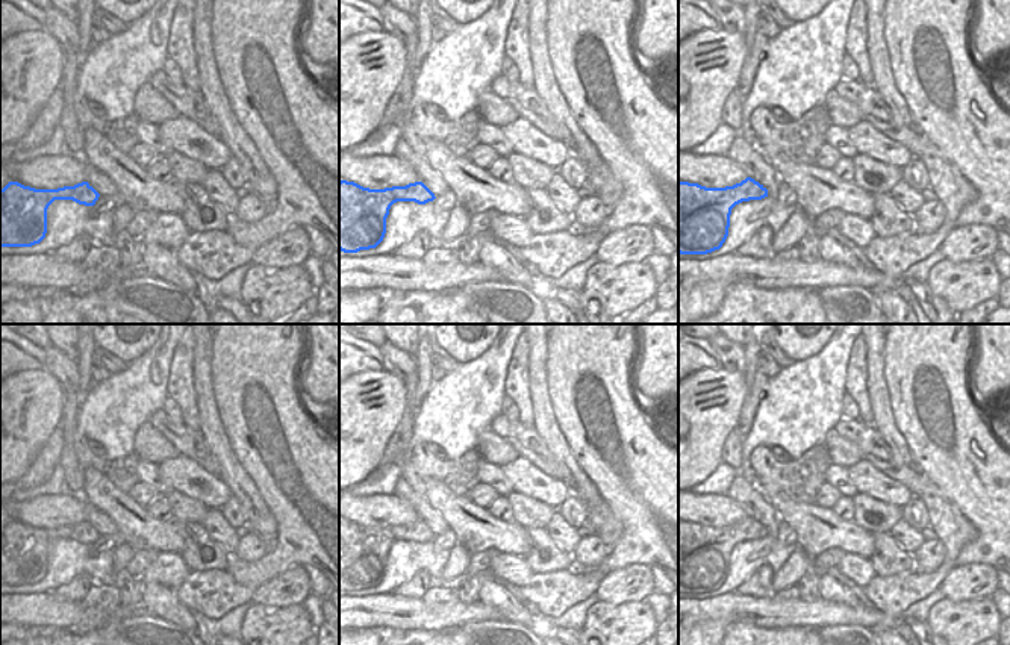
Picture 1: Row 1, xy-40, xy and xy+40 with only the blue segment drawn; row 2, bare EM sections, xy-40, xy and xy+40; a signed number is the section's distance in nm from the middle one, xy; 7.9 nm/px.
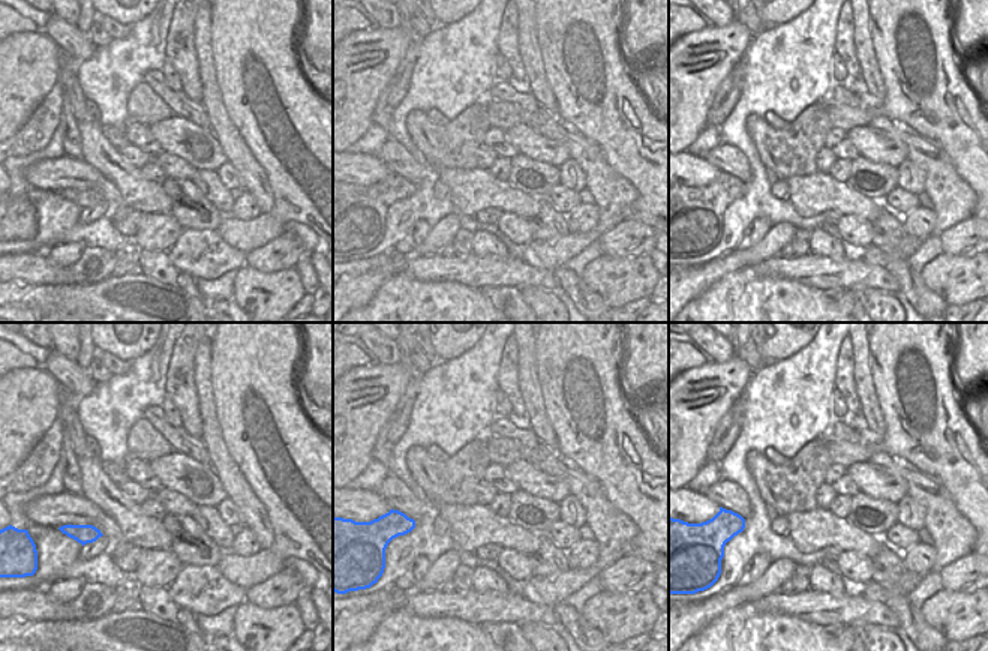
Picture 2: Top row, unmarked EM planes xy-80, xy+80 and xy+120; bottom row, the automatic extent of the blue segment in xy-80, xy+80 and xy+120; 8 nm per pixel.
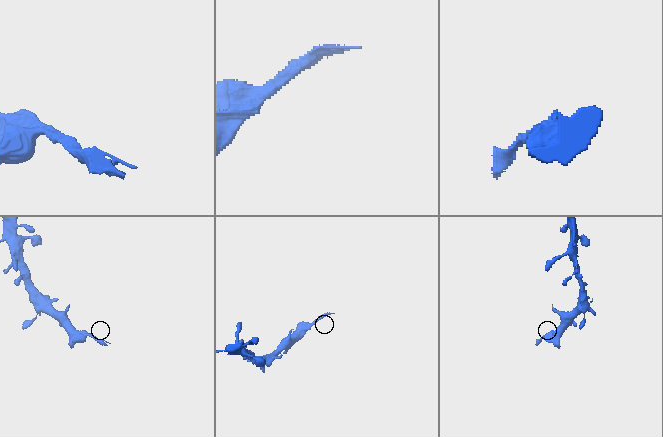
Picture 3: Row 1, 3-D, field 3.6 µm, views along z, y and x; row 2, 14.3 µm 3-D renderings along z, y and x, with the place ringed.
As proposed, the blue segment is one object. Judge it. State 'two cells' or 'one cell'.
two cells

